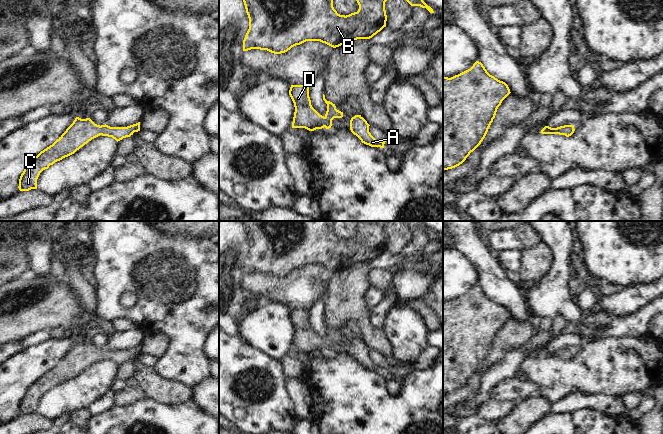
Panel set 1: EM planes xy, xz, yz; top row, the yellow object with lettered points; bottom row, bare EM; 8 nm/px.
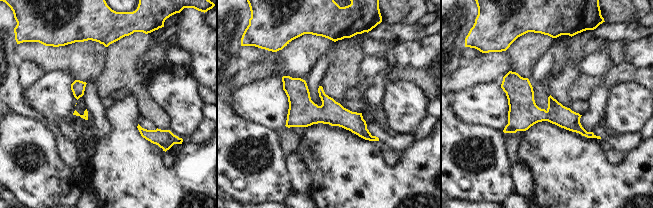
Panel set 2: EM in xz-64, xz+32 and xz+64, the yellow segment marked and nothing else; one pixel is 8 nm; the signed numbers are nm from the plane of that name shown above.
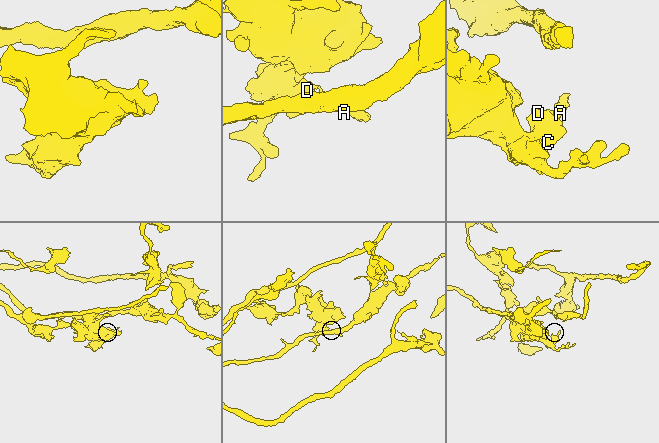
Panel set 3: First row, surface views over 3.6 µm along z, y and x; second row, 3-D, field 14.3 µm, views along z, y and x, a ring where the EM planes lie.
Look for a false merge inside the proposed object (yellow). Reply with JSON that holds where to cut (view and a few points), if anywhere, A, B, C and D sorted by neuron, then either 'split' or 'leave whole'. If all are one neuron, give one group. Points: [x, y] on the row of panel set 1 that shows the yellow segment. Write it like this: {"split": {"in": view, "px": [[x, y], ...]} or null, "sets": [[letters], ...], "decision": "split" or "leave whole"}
{"split": null, "sets": [["A", "B", "C", "D"]], "decision": "leave whole"}

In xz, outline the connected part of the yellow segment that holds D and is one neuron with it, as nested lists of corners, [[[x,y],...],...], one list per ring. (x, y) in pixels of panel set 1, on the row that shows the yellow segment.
[[[291,85],[289,90],[289,95],[294,103],[295,112],[292,122],[292,128],[305,128],[309,131],[314,131],[316,129],[326,128],[329,129],[332,126],[332,120],[334,118],[342,118],[343,112],[336,109],[335,104],[325,99],[323,94],[323,100],[327,104],[327,111],[324,116],[320,115],[311,105],[311,100],[309,97],[309,87],[305,85]]]

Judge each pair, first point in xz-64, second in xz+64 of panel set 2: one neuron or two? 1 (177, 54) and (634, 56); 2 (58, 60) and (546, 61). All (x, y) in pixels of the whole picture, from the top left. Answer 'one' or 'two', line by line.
1: one
2: two

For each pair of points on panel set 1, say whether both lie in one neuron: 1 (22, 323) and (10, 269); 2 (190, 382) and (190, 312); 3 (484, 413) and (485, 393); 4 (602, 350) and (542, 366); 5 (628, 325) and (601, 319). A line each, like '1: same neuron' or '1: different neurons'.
1: different neurons
2: same neuron
3: different neurons
4: same neuron
5: different neurons

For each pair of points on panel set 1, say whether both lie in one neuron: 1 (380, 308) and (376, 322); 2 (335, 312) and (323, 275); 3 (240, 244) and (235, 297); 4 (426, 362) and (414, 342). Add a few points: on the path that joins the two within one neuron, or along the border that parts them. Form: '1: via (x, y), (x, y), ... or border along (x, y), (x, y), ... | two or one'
1: via (379, 311), (376, 319) | one
2: border along (334, 272), (326, 289) | two
3: via (231, 257), (231, 284) | one
4: border along (427, 346), (411, 363) | two

